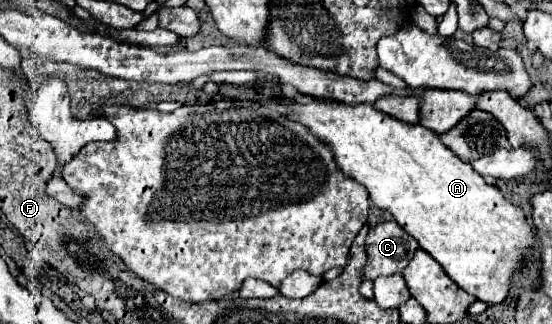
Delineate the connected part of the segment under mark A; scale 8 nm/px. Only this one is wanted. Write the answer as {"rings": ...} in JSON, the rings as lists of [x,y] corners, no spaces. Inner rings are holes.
{"rings":[[[283,100],[281,106],[287,108],[291,120],[301,122],[317,138],[331,146],[337,166],[347,176],[363,184],[371,202],[383,210],[389,210],[397,224],[443,266],[445,274],[455,280],[459,288],[489,306],[501,304],[507,298],[515,266],[525,266],[529,248],[535,244],[531,226],[519,206],[505,200],[497,186],[489,184],[471,168],[471,164],[459,160],[447,146],[443,146],[435,132],[429,132],[419,124],[411,126],[399,122],[383,112],[377,112],[371,104],[347,106],[331,100],[299,104],[295,100]]]}

